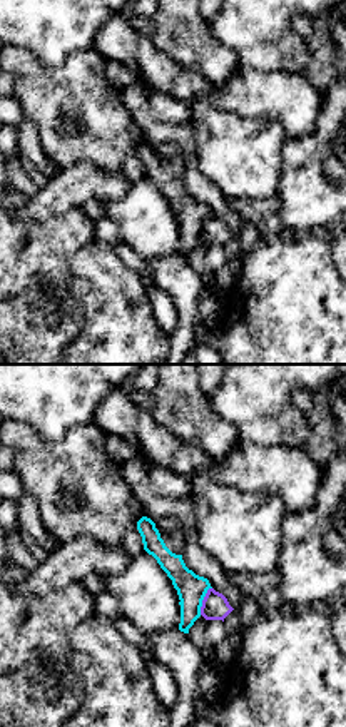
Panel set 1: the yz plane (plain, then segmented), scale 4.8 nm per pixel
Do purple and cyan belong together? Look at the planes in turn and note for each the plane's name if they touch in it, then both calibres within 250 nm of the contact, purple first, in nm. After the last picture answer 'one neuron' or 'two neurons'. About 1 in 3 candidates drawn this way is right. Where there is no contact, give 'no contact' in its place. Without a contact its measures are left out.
meets purple in yz; 130 nm thick on the purple side, 140 nm on the other

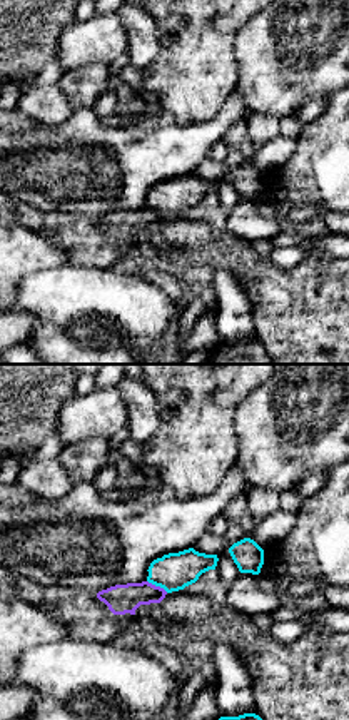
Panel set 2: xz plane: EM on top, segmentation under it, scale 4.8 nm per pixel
meets purple in xz; 140 nm thick on the purple side, 180 nm on the other

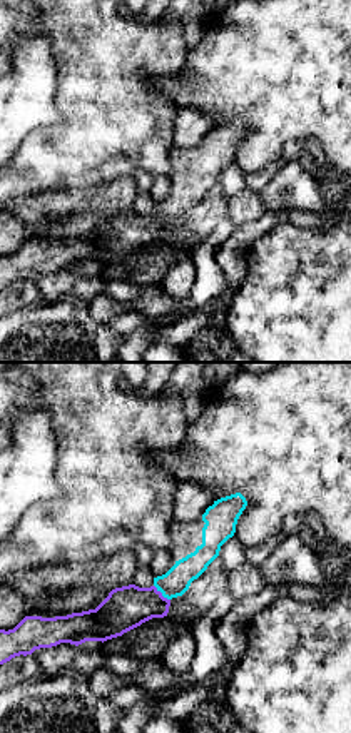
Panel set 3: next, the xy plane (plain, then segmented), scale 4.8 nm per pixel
meets purple in xy; 200 nm thick on the purple side, 140 nm on the other

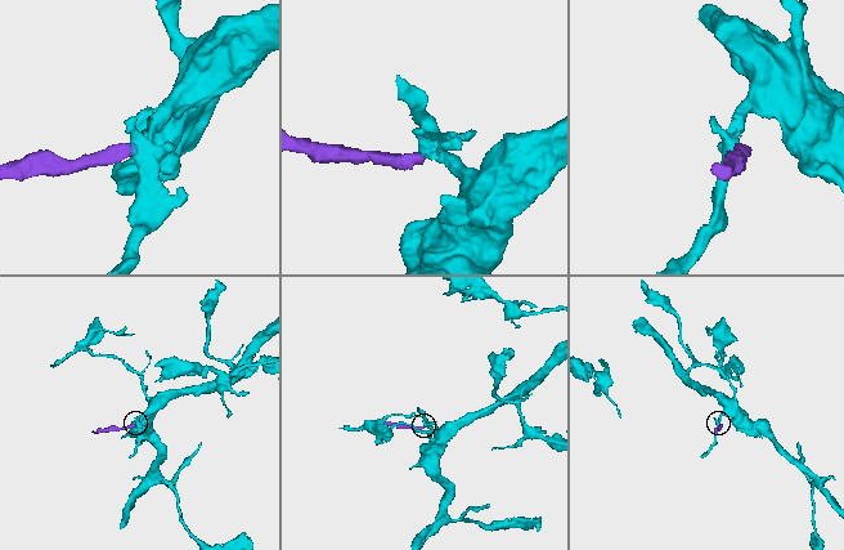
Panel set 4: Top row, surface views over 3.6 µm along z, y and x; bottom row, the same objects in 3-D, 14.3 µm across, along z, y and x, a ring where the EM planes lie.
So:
two neurons

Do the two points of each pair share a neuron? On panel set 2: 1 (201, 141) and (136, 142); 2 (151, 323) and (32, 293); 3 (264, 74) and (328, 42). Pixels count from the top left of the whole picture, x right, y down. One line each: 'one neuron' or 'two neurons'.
1: one neuron
2: one neuron
3: one neuron

